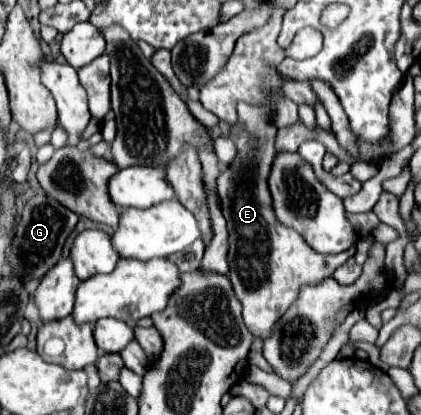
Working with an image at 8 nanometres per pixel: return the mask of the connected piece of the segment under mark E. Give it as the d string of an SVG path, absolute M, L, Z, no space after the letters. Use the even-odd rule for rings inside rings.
M239 103L237 111L239 121L231 127L231 137L239 153L229 171L223 171L217 177L223 217L229 227L229 279L243 305L243 321L247 329L259 339L269 339L273 325L299 297L301 287L319 285L323 279L331 277L341 263L354 256L356 245L337 255L321 255L313 251L297 231L277 223L267 187L267 177L275 159L277 127L273 127L271 115L265 107Z

